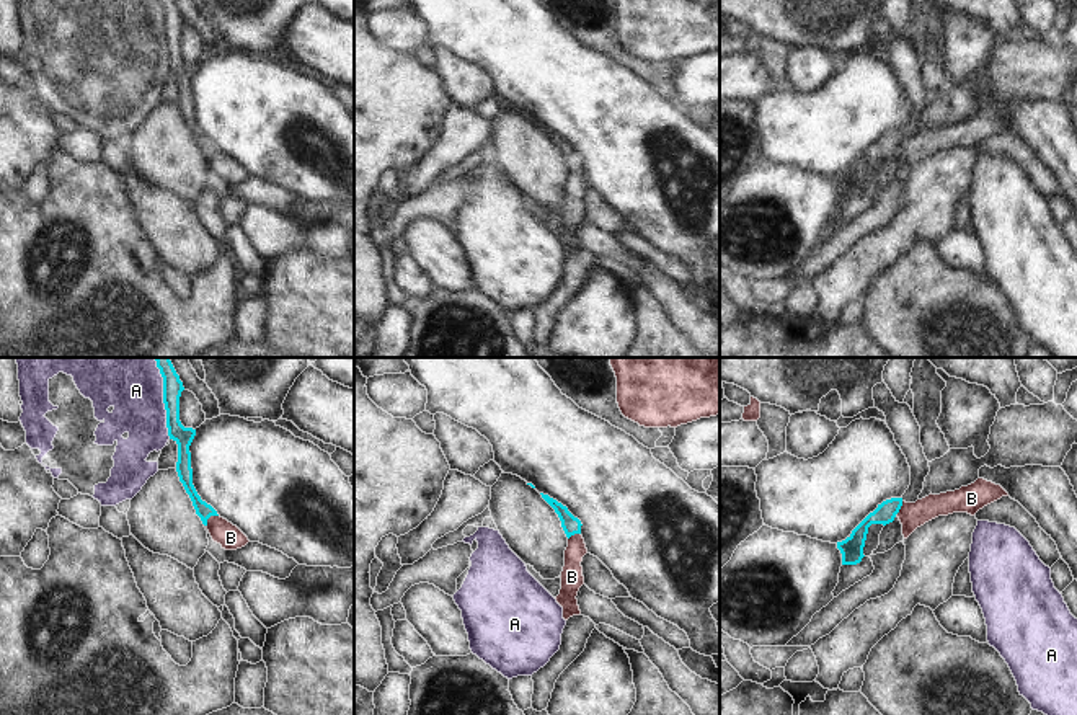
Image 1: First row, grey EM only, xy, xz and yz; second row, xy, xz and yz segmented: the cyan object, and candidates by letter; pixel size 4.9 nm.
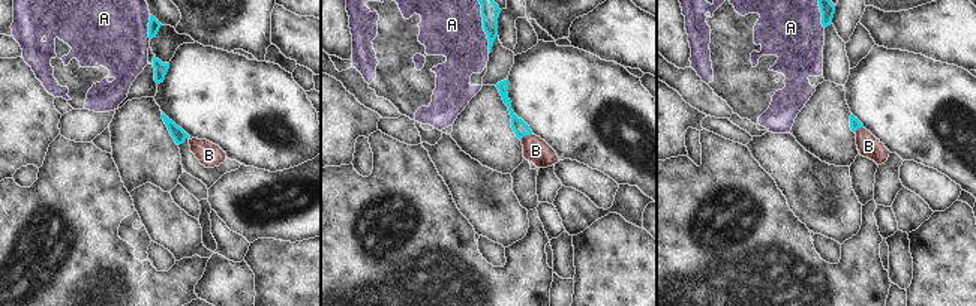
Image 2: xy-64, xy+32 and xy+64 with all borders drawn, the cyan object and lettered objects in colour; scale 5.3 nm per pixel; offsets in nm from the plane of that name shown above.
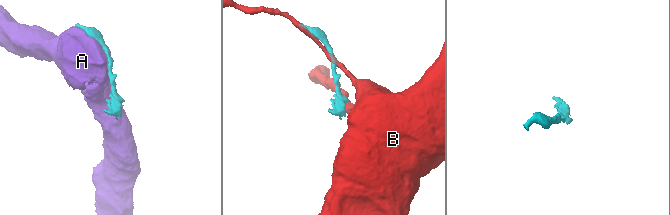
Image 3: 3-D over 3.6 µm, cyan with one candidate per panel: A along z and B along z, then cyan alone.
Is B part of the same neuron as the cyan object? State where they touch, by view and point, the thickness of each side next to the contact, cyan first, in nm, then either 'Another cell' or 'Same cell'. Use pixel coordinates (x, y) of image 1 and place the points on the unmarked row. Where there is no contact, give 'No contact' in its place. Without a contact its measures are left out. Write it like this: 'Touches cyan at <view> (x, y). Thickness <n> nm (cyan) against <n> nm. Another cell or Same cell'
Touches cyan at xy (209, 150). Thickness 80 nm (cyan) against 120 nm. Another cell.

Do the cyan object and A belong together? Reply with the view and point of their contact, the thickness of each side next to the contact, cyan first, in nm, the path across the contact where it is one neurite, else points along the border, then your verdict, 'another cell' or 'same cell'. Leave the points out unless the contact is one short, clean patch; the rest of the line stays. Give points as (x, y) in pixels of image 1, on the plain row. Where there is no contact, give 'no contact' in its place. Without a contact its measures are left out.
meets cyan in xy at (163, 36); 100 nm thick on the cyan side, 260 nm on the other; same cell

